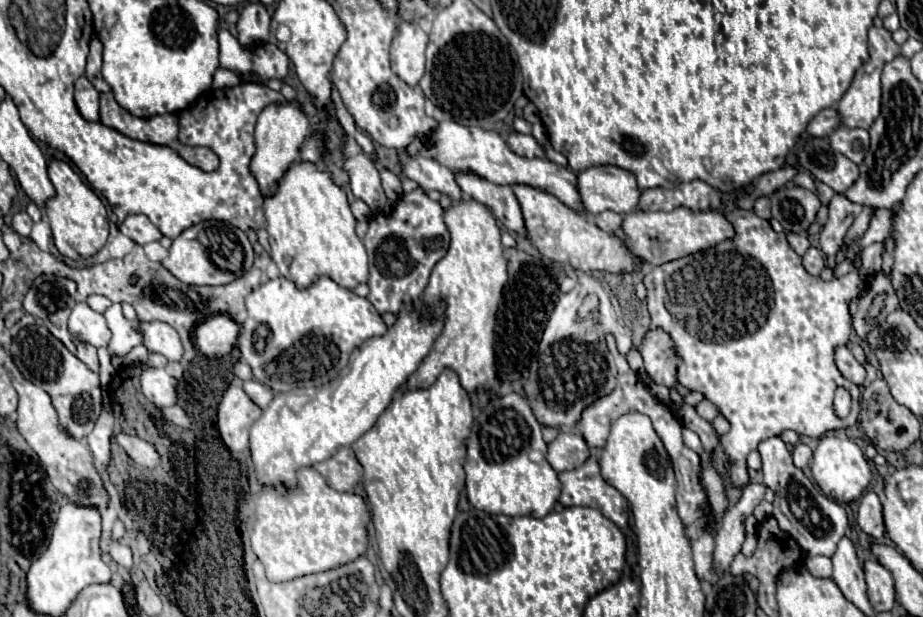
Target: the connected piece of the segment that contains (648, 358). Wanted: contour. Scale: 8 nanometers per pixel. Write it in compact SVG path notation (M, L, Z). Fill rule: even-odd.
M664 330L648 332L640 354L644 358L644 366L646 366L648 376L656 384L664 384L668 388L674 388L678 358L674 354L674 344L672 344L670 336Z

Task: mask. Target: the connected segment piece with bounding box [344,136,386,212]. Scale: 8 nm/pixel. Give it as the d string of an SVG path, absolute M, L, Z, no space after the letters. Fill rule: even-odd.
M344 138L346 144L346 170L350 174L352 192L356 198L364 200L372 212L382 212L386 206L386 194L380 184L380 174L374 164L364 156L362 148L352 138Z

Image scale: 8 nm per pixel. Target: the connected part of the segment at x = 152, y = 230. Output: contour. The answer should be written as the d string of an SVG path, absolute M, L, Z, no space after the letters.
M136 214L136 216L128 216L122 226L120 232L128 238L132 238L136 244L148 244L152 240L160 240L162 232L144 216L144 214Z

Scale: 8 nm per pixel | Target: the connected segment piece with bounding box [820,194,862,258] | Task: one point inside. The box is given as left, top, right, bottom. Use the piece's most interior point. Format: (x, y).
(842, 212)

